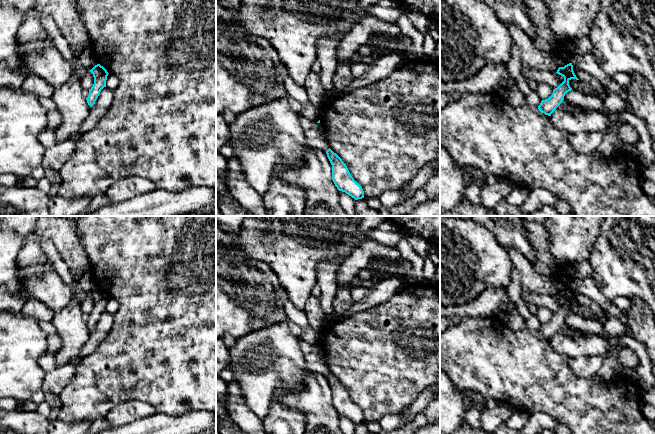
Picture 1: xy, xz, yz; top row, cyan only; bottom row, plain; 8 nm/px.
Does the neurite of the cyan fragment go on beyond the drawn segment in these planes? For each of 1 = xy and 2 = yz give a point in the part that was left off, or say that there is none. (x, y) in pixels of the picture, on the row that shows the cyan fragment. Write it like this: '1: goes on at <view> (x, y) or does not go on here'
1: does not go on here
2: does not go on here

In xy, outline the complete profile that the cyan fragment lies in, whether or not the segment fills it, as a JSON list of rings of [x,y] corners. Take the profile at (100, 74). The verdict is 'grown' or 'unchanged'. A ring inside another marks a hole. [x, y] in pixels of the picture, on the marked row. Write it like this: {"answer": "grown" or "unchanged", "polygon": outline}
{"answer": "unchanged", "polygon": [[[100,64],[95,65],[90,72],[93,74],[94,84],[89,89],[89,95],[86,100],[88,105],[92,107],[95,104],[101,90],[106,87],[106,80],[109,73]]]}

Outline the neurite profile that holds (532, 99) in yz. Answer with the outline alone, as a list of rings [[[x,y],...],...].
[[[531,91],[527,96],[525,96],[525,100],[531,107],[538,107],[541,103],[541,99],[535,91]]]

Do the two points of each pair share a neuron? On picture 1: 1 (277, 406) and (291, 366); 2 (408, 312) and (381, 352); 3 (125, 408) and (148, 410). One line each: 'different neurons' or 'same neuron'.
1: different neurons
2: same neuron
3: same neuron

